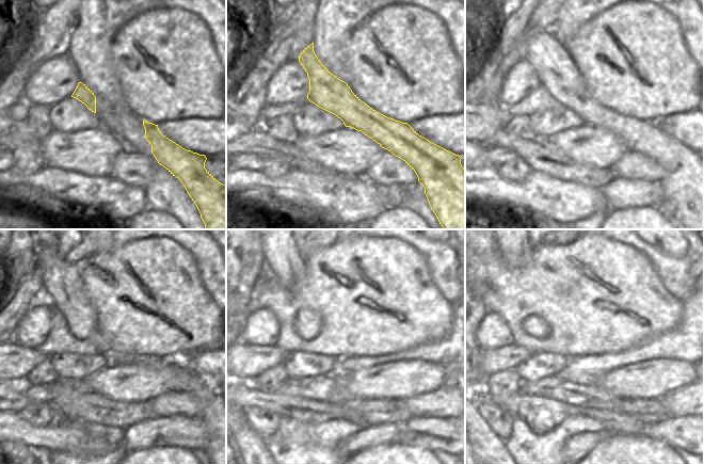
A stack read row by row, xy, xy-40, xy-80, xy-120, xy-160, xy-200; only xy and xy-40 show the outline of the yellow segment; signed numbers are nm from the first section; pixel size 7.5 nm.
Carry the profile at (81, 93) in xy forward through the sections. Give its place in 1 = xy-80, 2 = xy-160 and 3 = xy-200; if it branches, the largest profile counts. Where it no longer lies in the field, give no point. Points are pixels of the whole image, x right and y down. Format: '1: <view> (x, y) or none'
1: xy-80 (682, 181)
2: xy-160 (280, 251)
3: xy-200 (516, 251)

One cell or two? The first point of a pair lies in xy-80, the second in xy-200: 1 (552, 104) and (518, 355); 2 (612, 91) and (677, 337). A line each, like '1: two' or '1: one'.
1: two
2: two

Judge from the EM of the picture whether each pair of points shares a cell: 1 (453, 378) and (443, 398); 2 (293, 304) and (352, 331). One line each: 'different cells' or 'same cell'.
1: different cells
2: same cell

